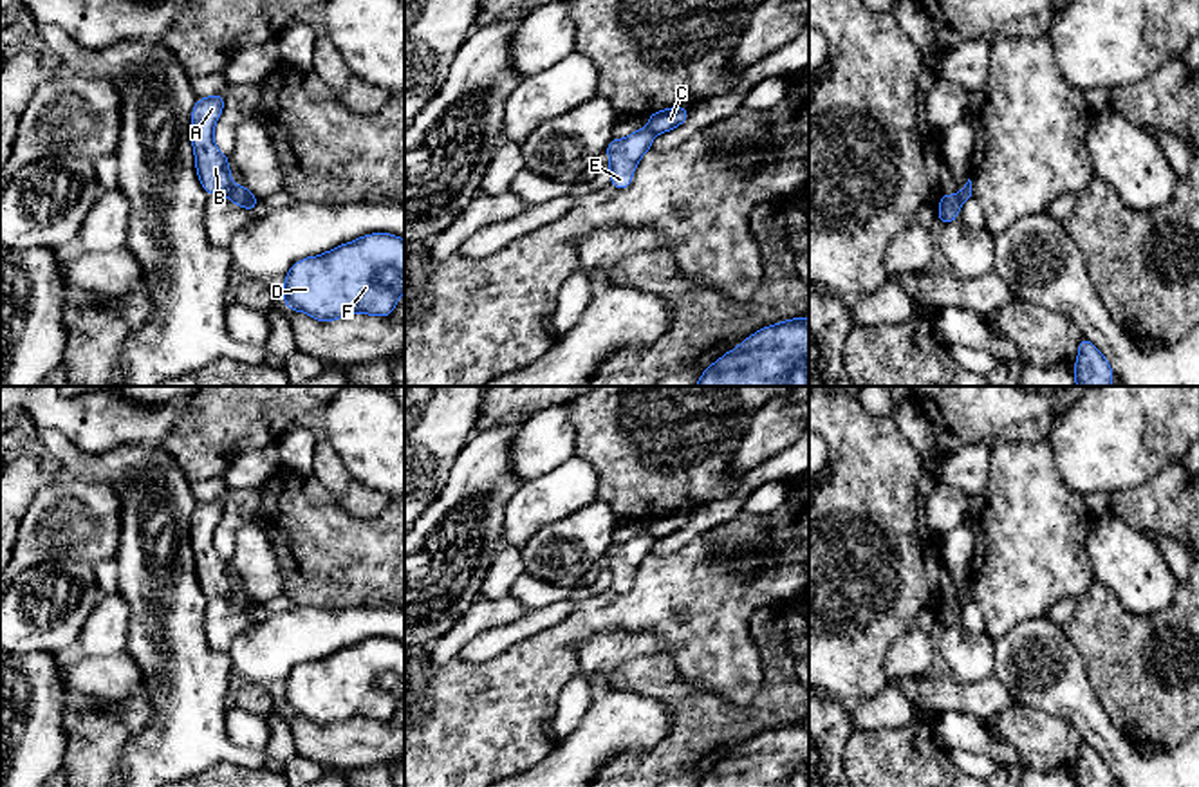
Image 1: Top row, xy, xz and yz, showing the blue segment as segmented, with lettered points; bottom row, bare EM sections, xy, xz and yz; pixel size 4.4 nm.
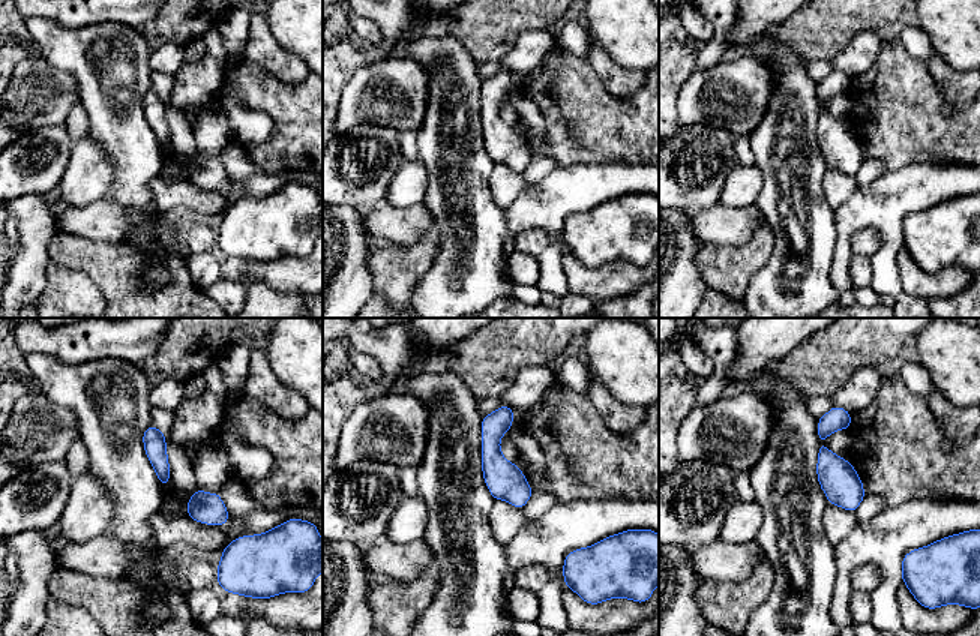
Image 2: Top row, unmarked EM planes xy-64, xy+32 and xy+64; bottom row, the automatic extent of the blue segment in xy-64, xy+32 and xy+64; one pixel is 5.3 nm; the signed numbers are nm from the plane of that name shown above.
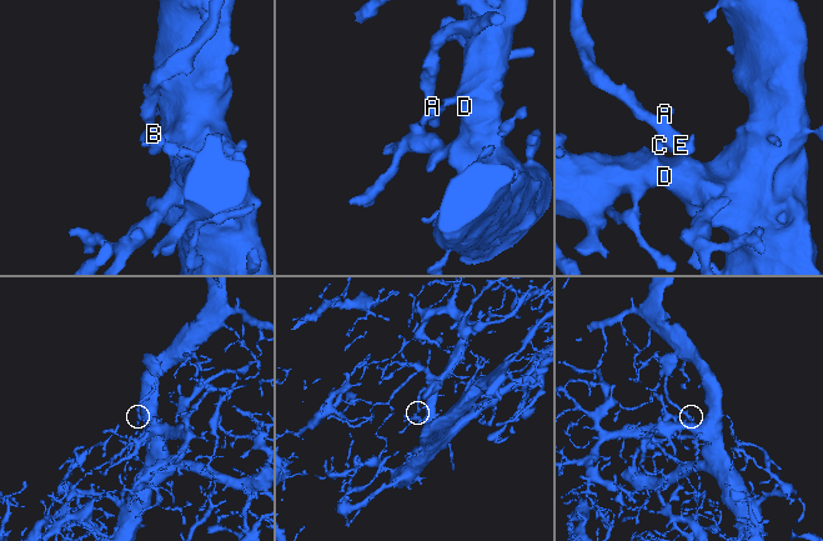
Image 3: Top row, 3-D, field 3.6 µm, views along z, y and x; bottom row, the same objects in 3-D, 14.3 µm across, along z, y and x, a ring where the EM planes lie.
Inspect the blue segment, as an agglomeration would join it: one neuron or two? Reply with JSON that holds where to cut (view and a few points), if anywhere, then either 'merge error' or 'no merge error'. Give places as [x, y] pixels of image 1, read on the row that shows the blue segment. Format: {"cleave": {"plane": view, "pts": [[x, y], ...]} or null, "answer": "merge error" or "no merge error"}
{"cleave": {"plane": "yz", "pts": [[957, 194], [961, 203]]}, "answer": "merge error"}

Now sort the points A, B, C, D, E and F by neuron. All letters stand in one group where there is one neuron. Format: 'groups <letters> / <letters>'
groups A B E / C D F

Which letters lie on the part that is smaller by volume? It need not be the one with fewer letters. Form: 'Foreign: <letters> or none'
Foreign: A, B, E

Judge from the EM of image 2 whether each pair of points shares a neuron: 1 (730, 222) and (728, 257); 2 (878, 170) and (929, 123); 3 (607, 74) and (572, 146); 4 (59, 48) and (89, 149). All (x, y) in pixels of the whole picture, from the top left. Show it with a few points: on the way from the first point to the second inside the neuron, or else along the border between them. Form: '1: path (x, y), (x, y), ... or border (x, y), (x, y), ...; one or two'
1: border (758, 227), (755, 234), (742, 245), (701, 245); two
2: border (866, 158), (875, 158), (886, 170); two
3: border (586, 57), (614, 96), (635, 95); two
4: border (89, 132), (107, 155), (110, 164); two

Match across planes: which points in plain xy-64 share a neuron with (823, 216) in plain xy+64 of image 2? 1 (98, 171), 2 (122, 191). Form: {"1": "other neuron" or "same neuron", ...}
{"1": "other neuron", "2": "same neuron"}

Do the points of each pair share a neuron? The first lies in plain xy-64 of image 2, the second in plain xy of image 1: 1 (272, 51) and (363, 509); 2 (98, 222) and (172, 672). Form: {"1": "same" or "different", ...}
{"1": "same", "2": "different"}

